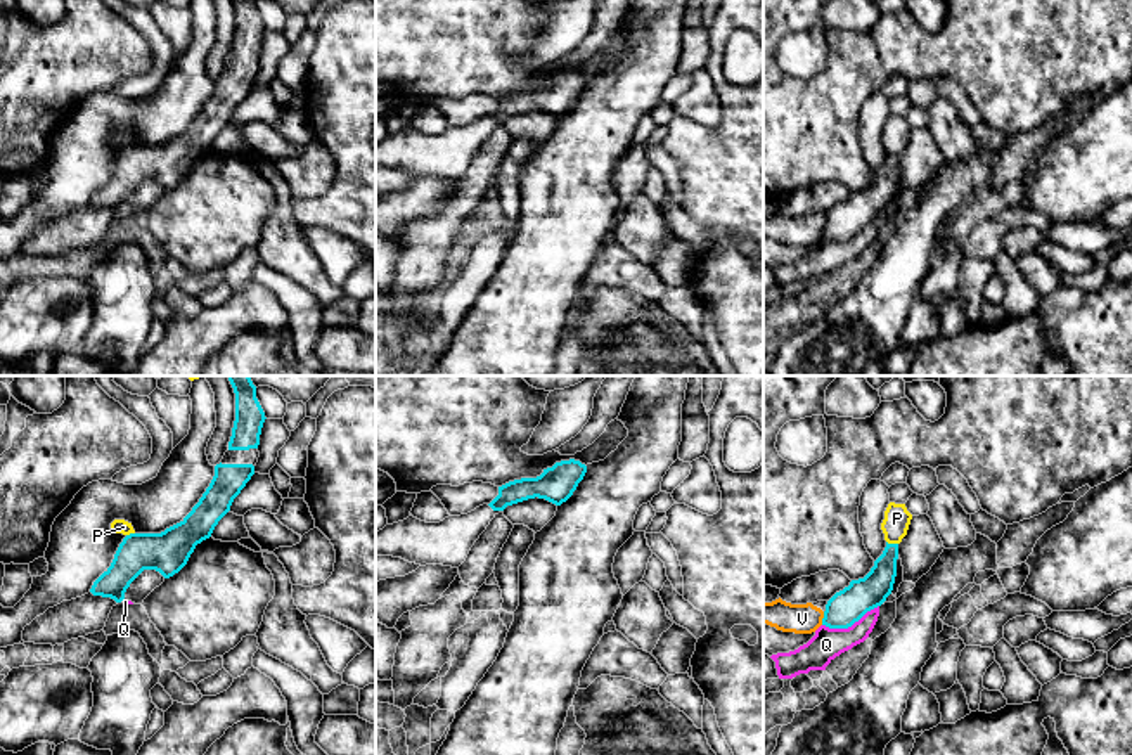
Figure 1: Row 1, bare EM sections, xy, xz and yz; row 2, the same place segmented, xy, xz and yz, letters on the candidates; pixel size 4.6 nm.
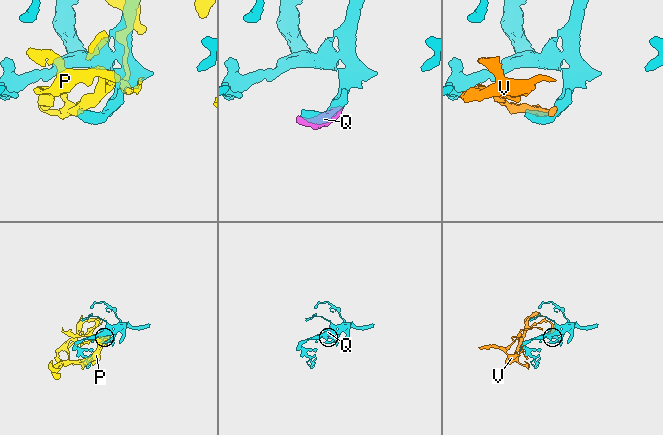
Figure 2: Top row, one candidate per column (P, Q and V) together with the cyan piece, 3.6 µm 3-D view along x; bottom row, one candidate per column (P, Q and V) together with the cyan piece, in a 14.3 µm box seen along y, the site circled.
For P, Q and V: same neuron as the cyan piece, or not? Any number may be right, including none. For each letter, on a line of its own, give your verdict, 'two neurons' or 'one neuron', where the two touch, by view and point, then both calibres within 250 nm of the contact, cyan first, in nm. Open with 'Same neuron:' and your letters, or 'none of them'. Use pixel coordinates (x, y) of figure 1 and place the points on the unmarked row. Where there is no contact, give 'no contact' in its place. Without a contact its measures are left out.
Same neuron: none of them
P: two neurons; contact yz (892, 156); calibres 150 and 120 nm
Q: two neurons; contact yz (850, 238); calibres 160 and 150 nm
V: two neurons; contact yz (823, 231); calibres 160 and 140 nm

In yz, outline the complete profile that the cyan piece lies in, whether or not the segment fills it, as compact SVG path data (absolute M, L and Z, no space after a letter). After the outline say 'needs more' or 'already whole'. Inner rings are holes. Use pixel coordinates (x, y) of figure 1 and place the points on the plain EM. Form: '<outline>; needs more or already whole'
M888 156L871 184L836 204L826 216L822 237L848 241L867 223L881 218L893 203L897 189L898 156Z; already whole

